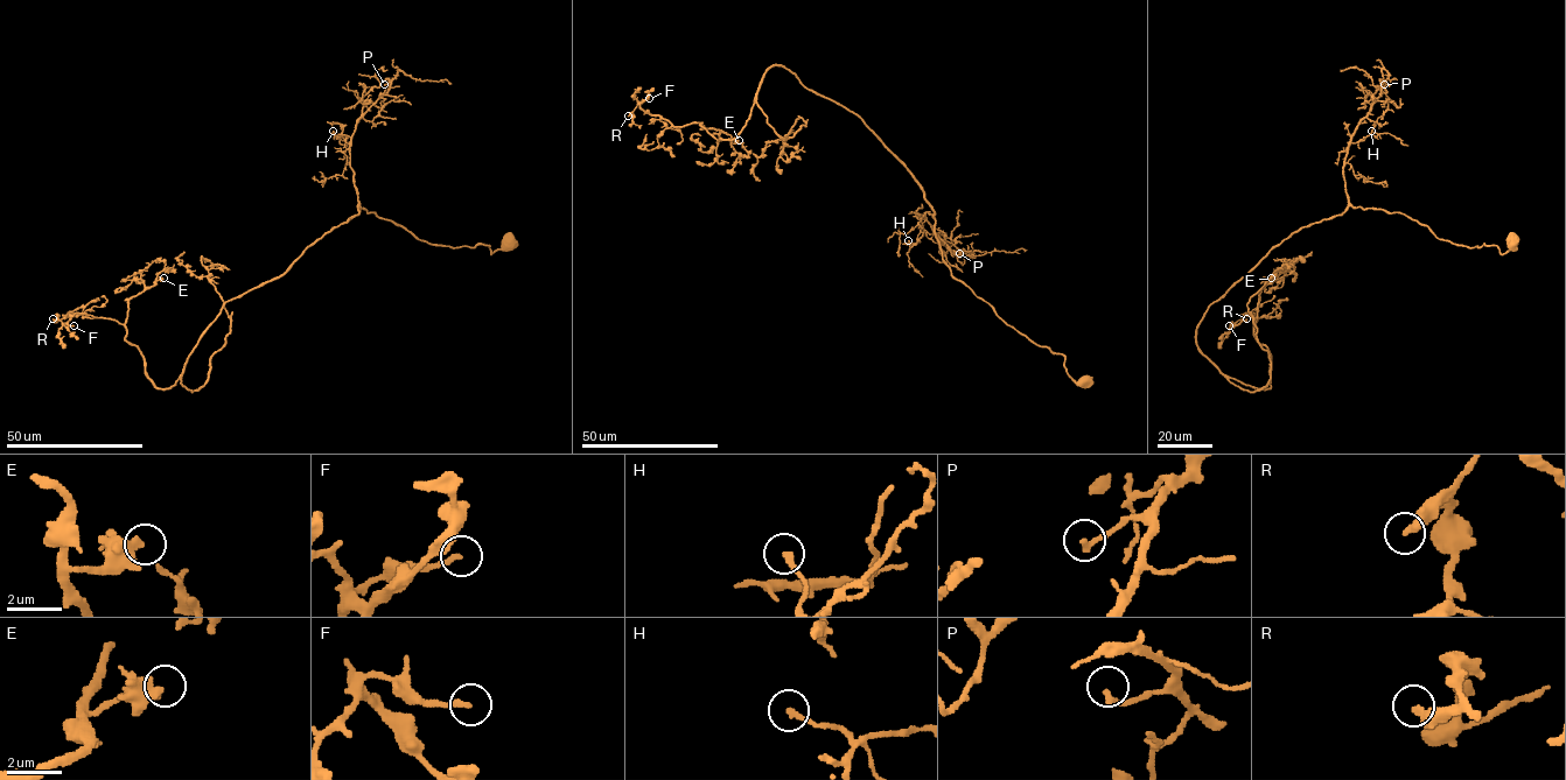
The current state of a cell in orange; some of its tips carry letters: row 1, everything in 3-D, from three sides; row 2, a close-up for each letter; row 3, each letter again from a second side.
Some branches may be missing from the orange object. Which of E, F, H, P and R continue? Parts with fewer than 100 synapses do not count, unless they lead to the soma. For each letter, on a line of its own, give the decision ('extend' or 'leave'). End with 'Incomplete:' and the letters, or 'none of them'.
E: leave
F: leave
H: leave
P: leave
R: leave
Incomplete: none of them

